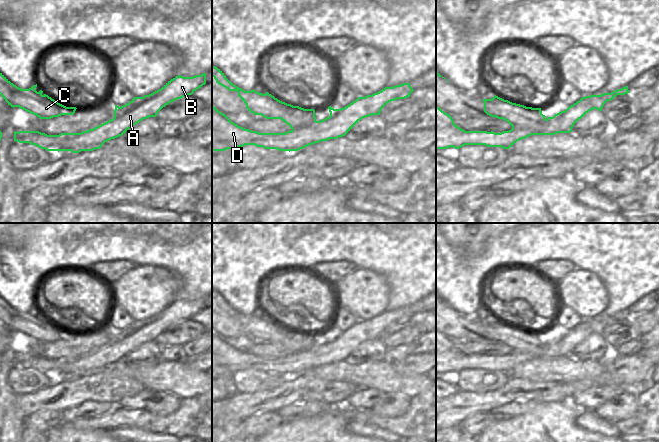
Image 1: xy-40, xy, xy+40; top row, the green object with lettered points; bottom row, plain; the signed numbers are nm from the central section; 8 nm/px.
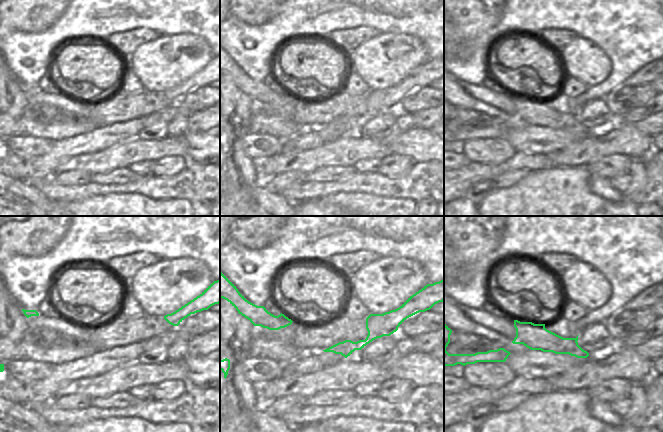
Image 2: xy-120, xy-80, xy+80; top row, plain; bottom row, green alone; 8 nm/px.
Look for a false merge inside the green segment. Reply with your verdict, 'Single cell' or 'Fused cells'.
Fused cells.

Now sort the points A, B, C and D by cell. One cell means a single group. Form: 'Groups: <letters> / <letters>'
Groups: A B D / C.

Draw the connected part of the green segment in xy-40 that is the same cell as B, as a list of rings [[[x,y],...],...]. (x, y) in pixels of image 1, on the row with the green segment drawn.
[[[206,73],[193,77],[181,75],[168,81],[161,89],[143,97],[134,97],[129,103],[119,107],[115,105],[114,118],[81,133],[61,133],[47,135],[39,131],[14,132],[14,141],[29,143],[47,151],[93,151],[102,145],[126,133],[131,127],[158,112],[169,103],[192,95],[206,84]]]

